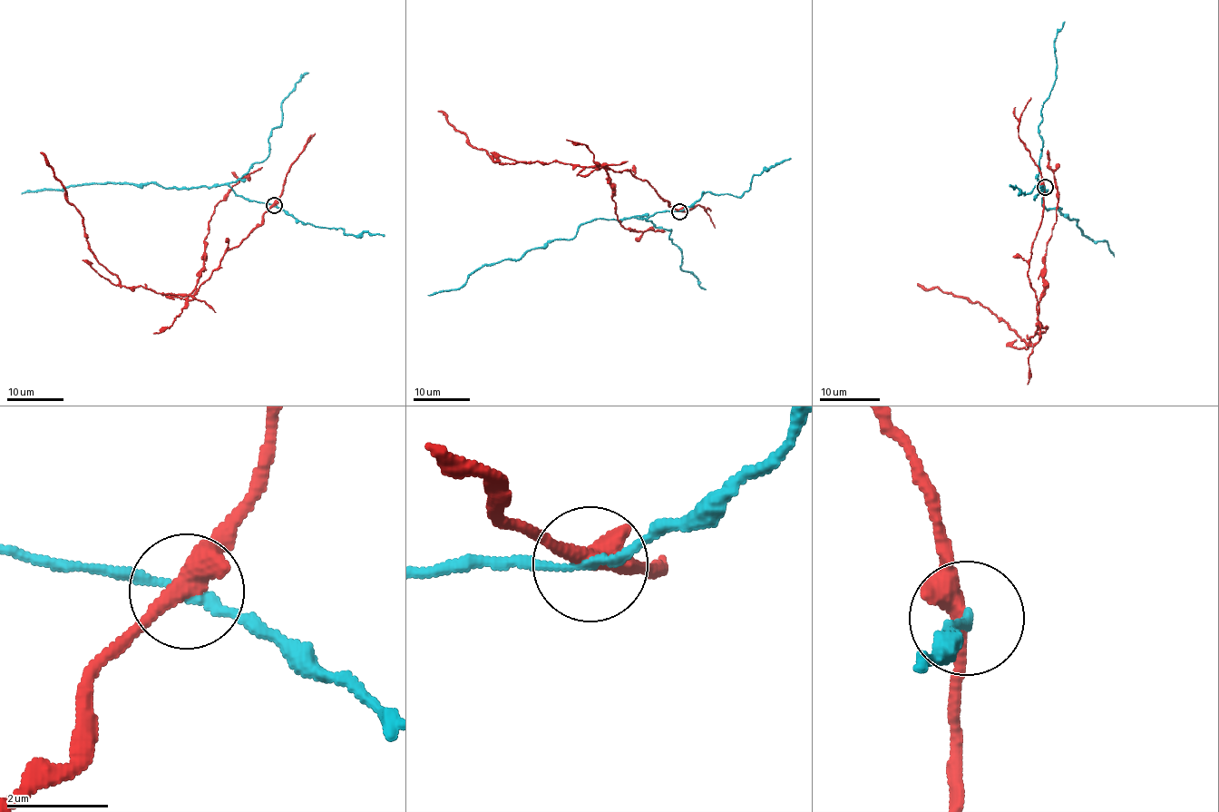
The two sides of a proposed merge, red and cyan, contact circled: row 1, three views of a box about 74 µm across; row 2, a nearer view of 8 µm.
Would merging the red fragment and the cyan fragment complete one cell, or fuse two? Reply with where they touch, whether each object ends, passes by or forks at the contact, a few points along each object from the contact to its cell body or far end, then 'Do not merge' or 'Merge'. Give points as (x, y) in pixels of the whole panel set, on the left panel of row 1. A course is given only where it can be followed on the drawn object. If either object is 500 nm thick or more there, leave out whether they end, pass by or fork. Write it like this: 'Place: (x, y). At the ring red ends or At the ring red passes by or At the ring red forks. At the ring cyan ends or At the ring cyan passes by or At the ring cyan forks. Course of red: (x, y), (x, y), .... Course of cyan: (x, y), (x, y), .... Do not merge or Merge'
Place: (274, 205). At the ring red passes by. At the ring cyan passes by. Course of red: (273, 205), (198, 288), (170, 294), (123, 286), (97, 260), (83, 220), (40, 151). Course of cyan: (273, 205), (237, 196), (226, 185), (179, 189), (149, 182), (115, 183), (22, 193). Do not merge

